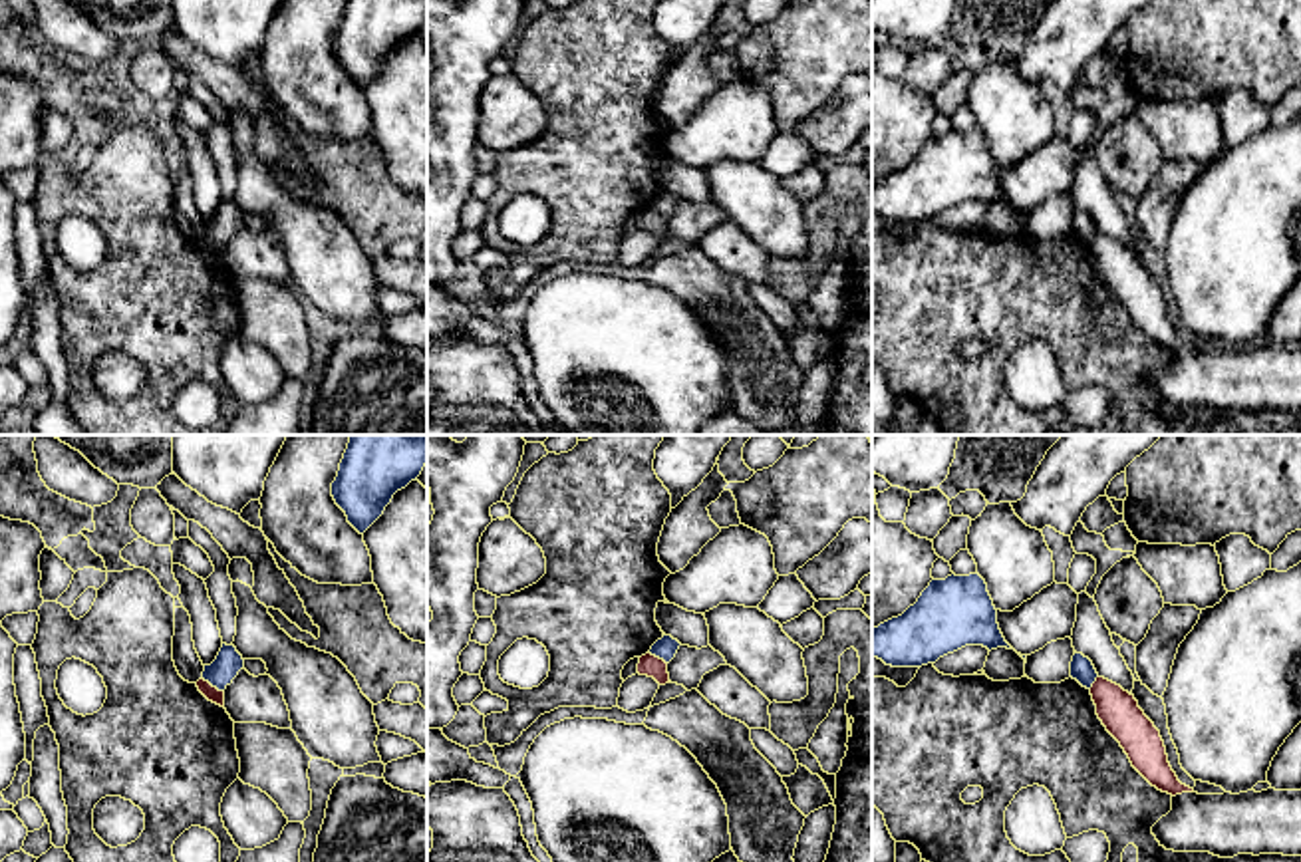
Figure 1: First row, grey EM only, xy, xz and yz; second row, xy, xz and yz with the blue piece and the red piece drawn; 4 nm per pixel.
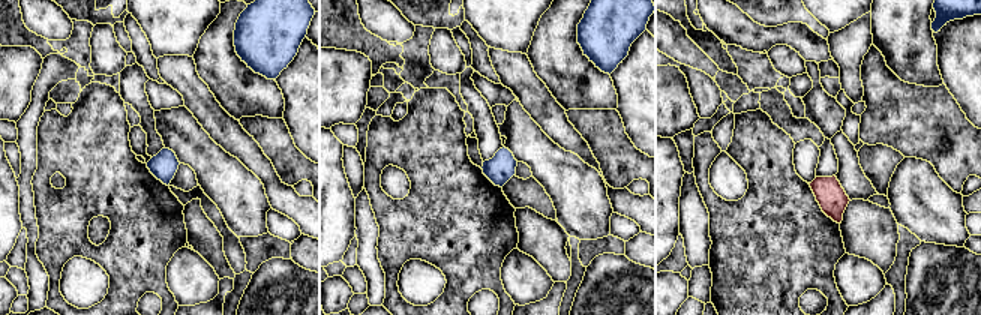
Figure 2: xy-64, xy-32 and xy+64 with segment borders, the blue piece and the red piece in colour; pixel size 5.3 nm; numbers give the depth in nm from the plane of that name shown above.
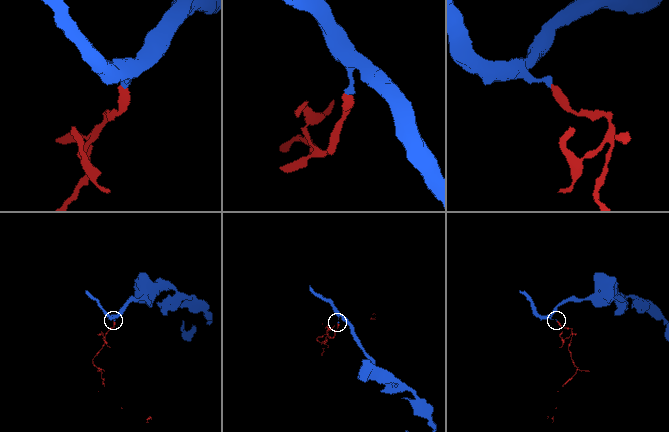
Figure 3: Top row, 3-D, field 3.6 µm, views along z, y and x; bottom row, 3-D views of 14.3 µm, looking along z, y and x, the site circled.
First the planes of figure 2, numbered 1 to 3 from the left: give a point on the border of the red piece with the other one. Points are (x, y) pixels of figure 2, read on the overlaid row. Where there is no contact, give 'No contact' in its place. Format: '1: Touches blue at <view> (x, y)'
1: No contact
2: No contact
3: No contact

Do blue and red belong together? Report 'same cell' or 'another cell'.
another cell

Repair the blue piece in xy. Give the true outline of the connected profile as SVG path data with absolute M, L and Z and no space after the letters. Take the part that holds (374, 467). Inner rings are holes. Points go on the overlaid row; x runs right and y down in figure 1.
M352 435L332 483L332 497L348 522L363 534L383 514L393 495L417 481L425 465L427 435Z

